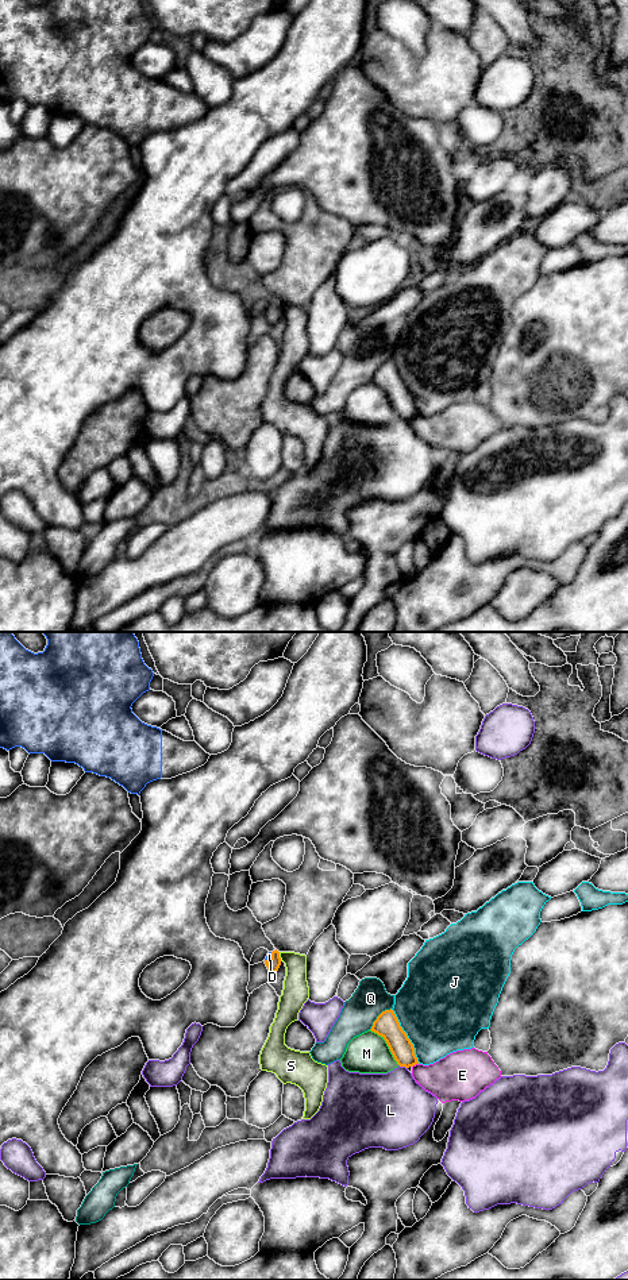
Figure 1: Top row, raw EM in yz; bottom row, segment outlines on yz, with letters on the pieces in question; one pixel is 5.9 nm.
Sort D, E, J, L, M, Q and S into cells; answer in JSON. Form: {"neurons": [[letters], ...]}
{"neurons": [["D"], ["E"], ["J"], ["L"], ["M"], ["Q"], ["S"]]}

